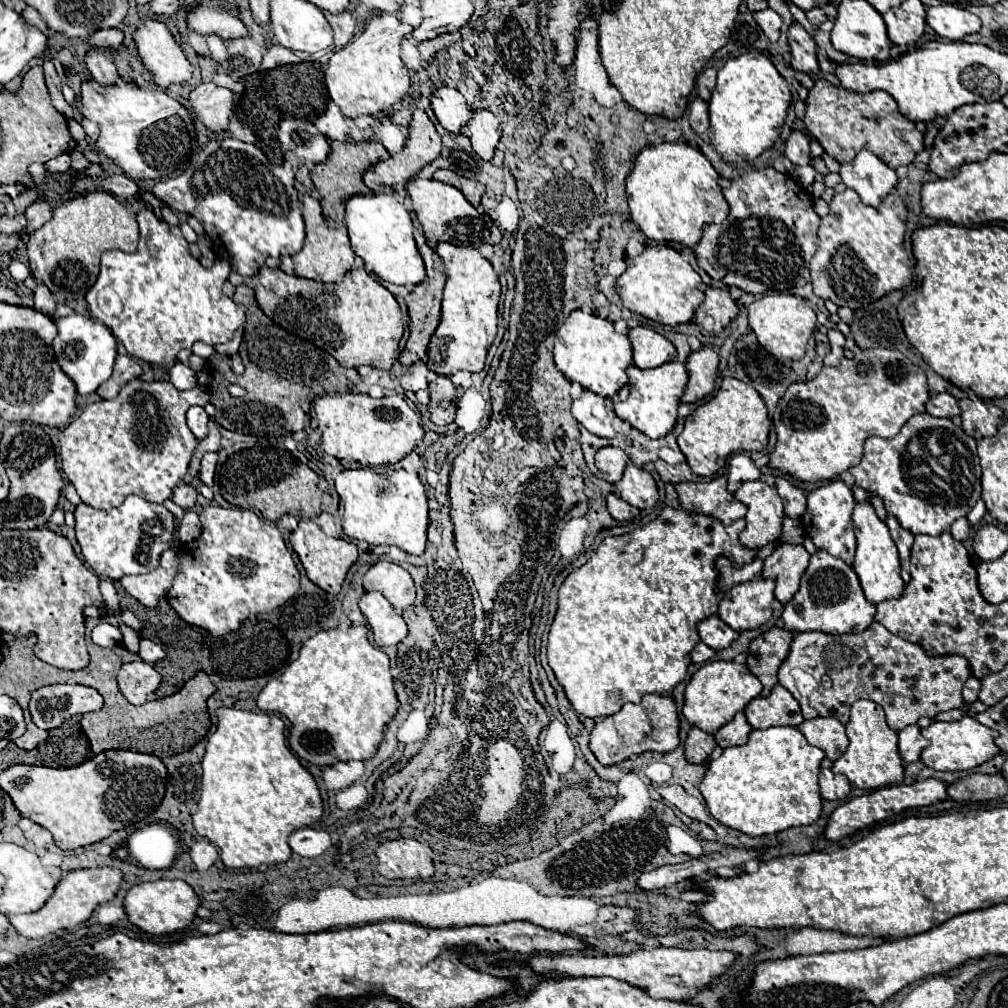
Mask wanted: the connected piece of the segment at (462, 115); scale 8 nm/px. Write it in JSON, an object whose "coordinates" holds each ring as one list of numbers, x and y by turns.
{"coordinates":[[441,86,433,98,431,98,431,108,437,116,437,120,441,122,441,126,451,132,451,134,459,134,461,128,471,120,473,112,467,106,465,98,449,86]]}

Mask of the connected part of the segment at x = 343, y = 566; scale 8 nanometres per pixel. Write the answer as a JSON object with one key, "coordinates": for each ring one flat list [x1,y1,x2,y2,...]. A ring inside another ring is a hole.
{"coordinates":[[301,520,299,526,291,532,291,548,293,552,299,556,305,572,307,572,307,578,317,584,319,588,325,588,325,592,333,592,333,594,339,594,341,590,341,584,345,580,345,574,347,570,355,564,357,560,357,546,353,542,347,542,347,540,341,540,341,538,331,538,327,536,313,520]]}

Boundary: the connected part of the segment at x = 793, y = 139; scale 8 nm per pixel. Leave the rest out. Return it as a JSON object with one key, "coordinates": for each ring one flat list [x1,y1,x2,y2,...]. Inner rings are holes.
{"coordinates":[[793,130,791,136,787,138,787,142,785,142,785,156,793,162,793,166,809,164,809,160,811,160,809,140,799,130]]}

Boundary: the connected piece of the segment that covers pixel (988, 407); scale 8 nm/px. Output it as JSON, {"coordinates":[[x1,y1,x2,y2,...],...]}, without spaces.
{"coordinates":[[963,398,959,400,959,408,961,408,961,428,965,430,965,434,973,436,975,440,997,434,999,420,1003,416,1003,410,999,406,995,406,989,400,985,402]]}

